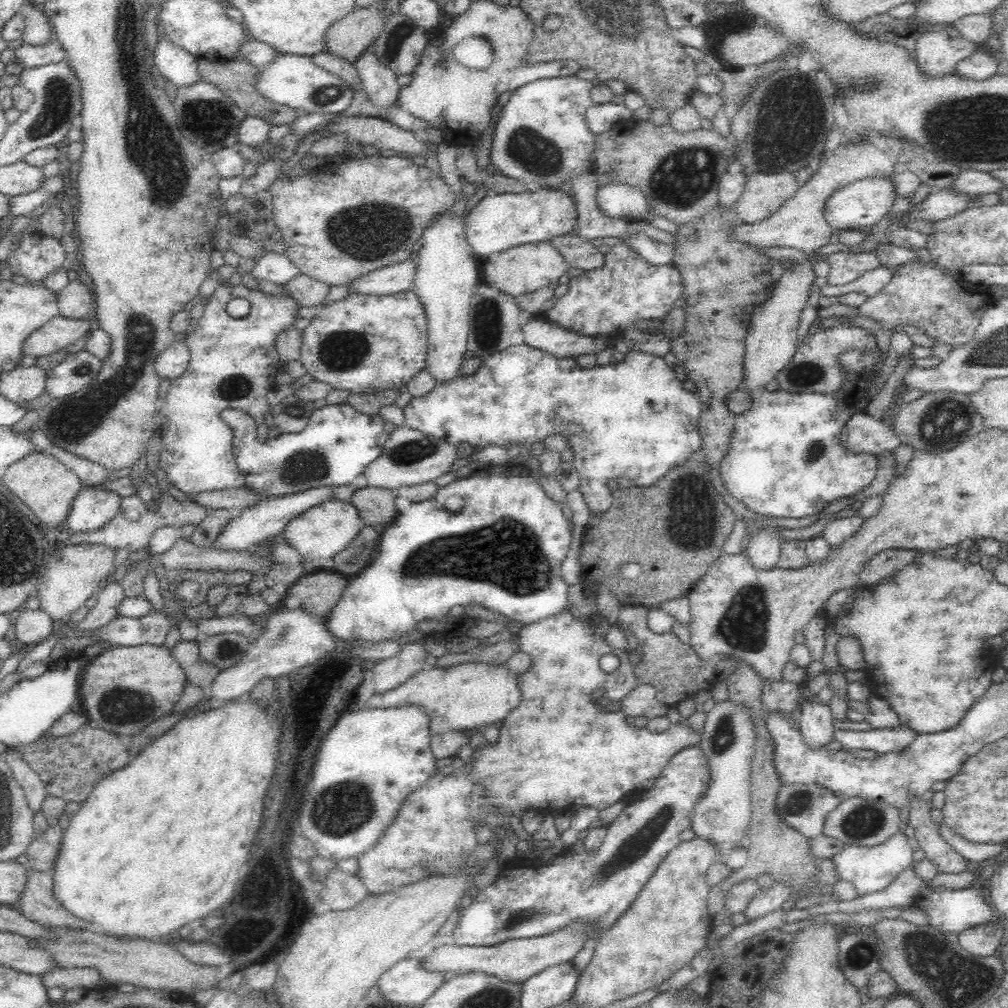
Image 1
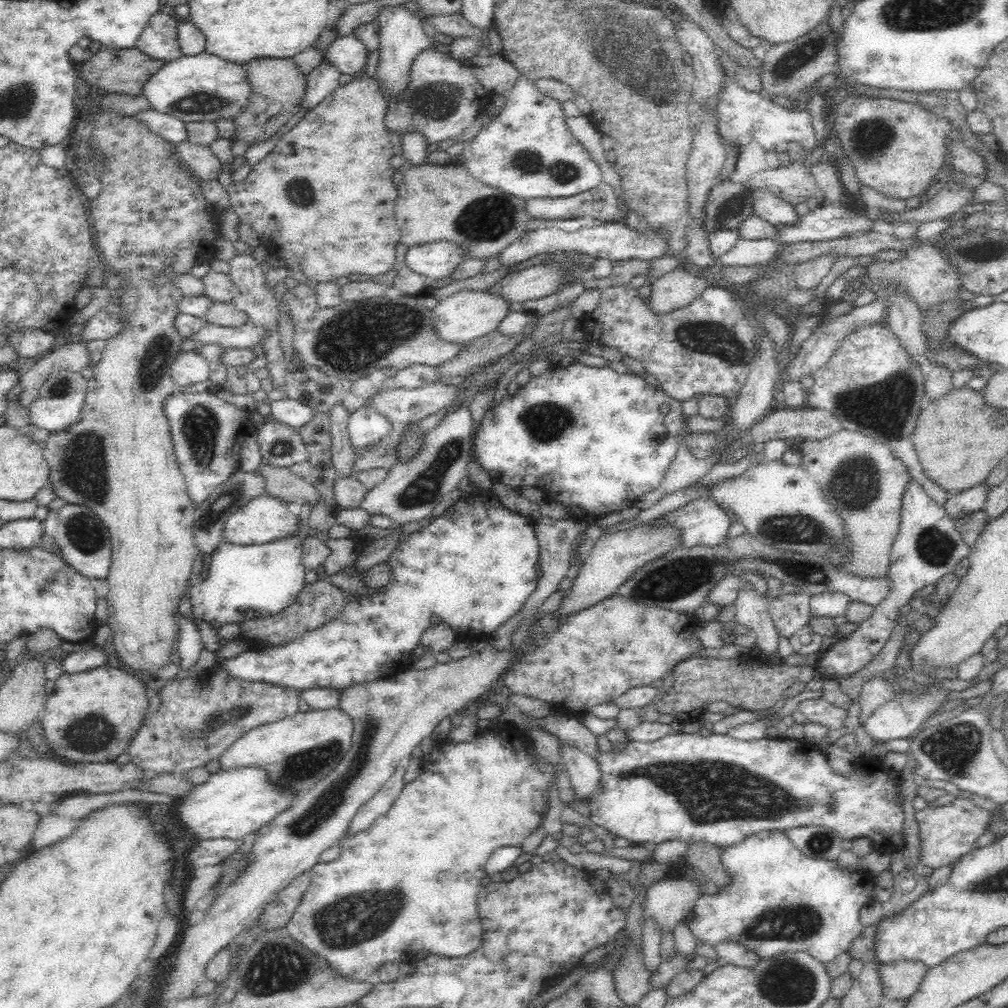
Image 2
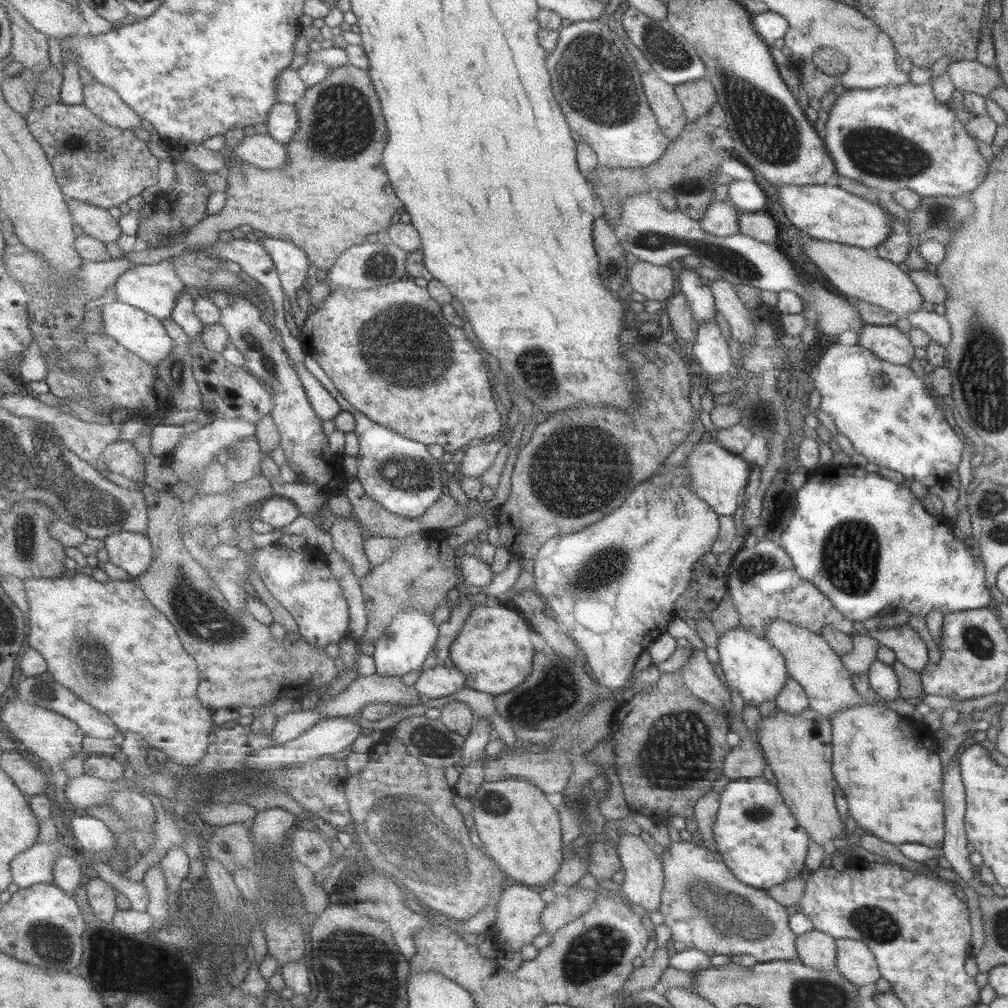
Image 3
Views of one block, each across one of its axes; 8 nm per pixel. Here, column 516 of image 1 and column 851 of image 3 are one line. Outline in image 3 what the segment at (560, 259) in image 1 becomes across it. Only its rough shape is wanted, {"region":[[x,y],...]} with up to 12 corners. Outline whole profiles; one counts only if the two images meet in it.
{"region":[[802,234],[842,296],[900,318],[922,309],[909,274],[873,251]]}

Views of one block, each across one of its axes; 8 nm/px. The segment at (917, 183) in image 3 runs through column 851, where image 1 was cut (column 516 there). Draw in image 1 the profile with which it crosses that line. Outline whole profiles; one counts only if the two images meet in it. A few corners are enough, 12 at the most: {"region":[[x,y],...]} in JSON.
{"region":[[591,81],[512,91],[491,169],[562,190],[590,166]]}

